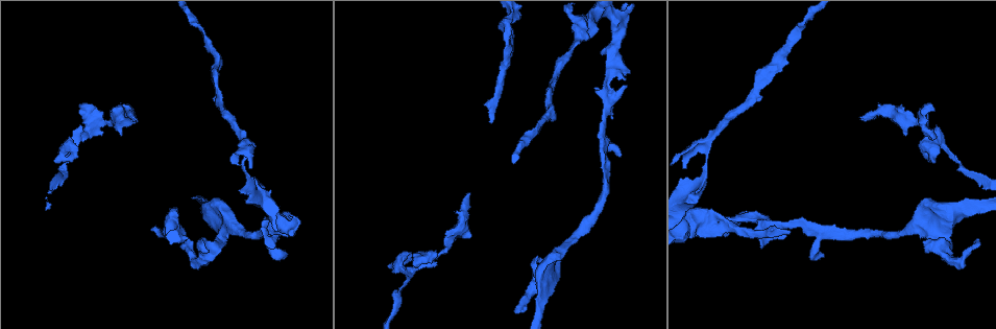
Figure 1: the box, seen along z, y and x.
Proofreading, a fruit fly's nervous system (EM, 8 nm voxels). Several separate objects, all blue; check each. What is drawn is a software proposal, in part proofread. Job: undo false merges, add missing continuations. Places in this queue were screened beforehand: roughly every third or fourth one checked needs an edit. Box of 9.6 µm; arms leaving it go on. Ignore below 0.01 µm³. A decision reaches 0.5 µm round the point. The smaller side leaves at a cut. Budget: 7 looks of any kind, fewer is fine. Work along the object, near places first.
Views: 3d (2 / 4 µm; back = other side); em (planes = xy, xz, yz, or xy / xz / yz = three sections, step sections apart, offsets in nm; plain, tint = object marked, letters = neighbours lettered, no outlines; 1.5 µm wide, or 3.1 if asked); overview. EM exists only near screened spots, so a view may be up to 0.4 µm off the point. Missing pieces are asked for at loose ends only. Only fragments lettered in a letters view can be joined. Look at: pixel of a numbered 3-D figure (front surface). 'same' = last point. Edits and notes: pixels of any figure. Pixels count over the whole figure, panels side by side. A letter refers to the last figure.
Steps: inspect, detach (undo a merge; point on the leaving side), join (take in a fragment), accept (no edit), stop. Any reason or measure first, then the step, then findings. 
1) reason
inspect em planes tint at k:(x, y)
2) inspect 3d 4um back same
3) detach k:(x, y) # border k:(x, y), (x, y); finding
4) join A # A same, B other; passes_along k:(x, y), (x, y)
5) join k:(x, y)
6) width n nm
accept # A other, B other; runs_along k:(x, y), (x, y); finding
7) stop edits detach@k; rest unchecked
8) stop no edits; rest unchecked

thin end
inspect em planes letters at 1:(491, 121)

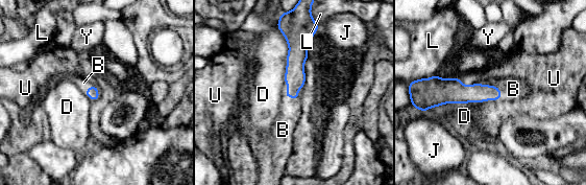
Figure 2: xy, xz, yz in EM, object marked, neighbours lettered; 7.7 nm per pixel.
longest_contact D 460 nm
join 2:(513, 89) # B same, D other, J other, L other, U other, Y other; passes_along 2:(475, 93), (492, 86), (513, 89); the neuron continues

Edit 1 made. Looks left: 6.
see it whole again
inspect overview

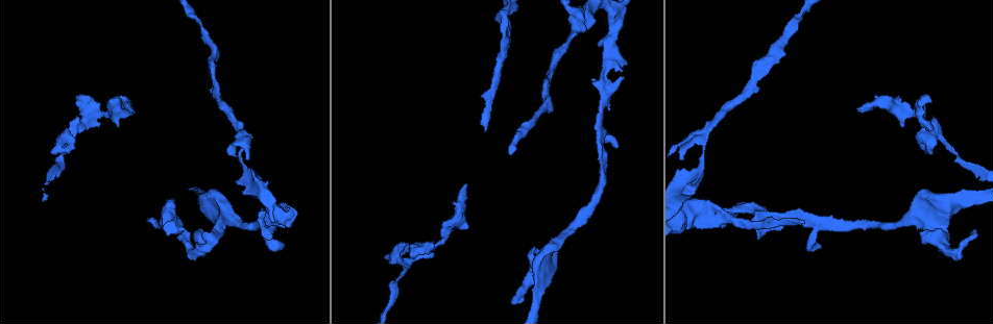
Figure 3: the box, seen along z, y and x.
arms part here
inspect 3d 4um at 3:(247, 140)

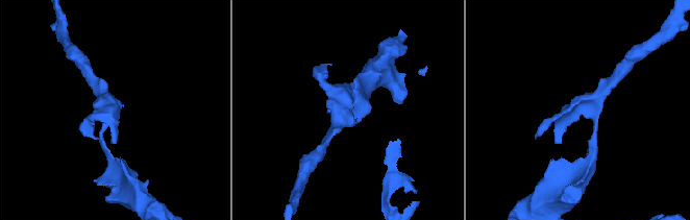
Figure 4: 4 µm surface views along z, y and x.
need the tissue
inspect em planes letters at 4:(347, 123)

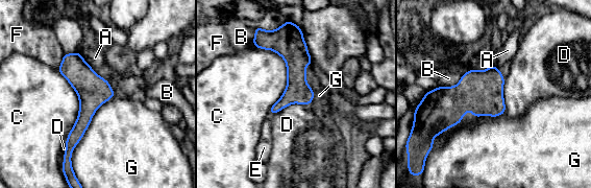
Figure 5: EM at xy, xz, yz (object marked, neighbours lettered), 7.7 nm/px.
accept # A other, B other, C other, D other, E other, F other, G other; border 5:(306, 104), (290, 103), (270, 115); all the same neuron

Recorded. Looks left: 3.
sudden change in width
inspect em xy step 4 letters at 3:(735, 212)

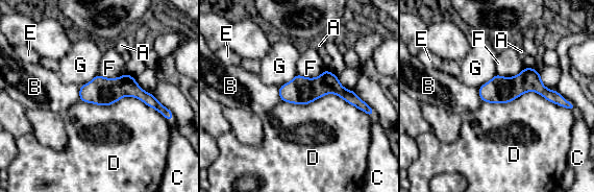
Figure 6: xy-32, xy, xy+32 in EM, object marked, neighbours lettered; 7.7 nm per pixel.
longest_contact D 700 nm
accept # A other, B other, C other, D other, E other, F other, G other; runs_along 6:(281, 89), (337, 88), (362, 104); one neuron here

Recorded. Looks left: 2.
stop edits join@2; rest unchecked

